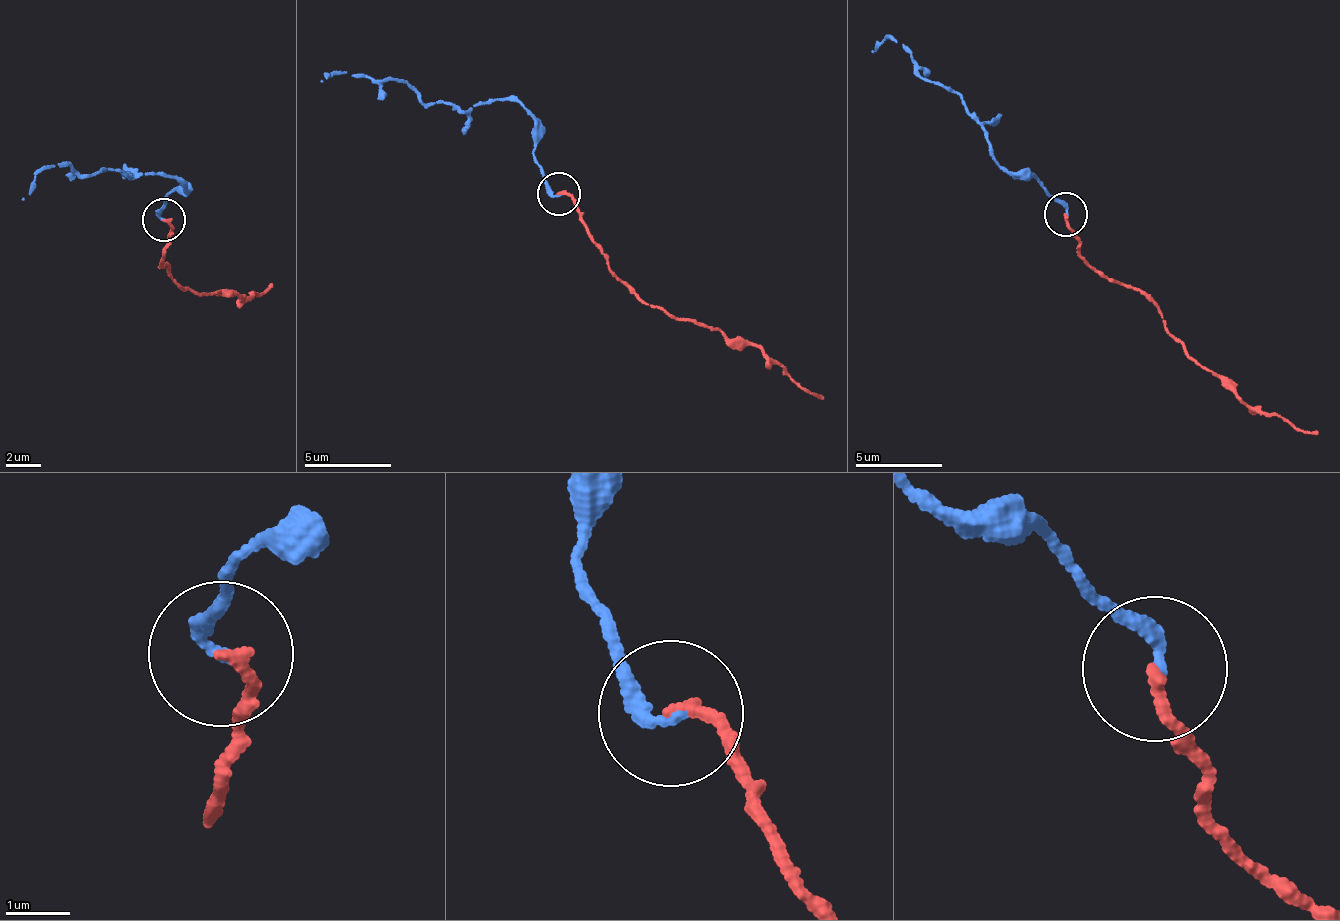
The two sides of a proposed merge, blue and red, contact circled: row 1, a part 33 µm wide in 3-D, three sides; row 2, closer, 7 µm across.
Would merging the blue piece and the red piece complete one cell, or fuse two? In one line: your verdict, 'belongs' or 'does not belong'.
belongs

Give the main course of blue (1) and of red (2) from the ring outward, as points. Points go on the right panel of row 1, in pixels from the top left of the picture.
1: (1066, 213), (994, 154), (959, 95), (917, 75), (903, 42), (892, 36), (873, 51)
2: (1066, 213), (1070, 235), (1093, 266), (1132, 286), (1228, 389), (1303, 432), (1316, 431)

